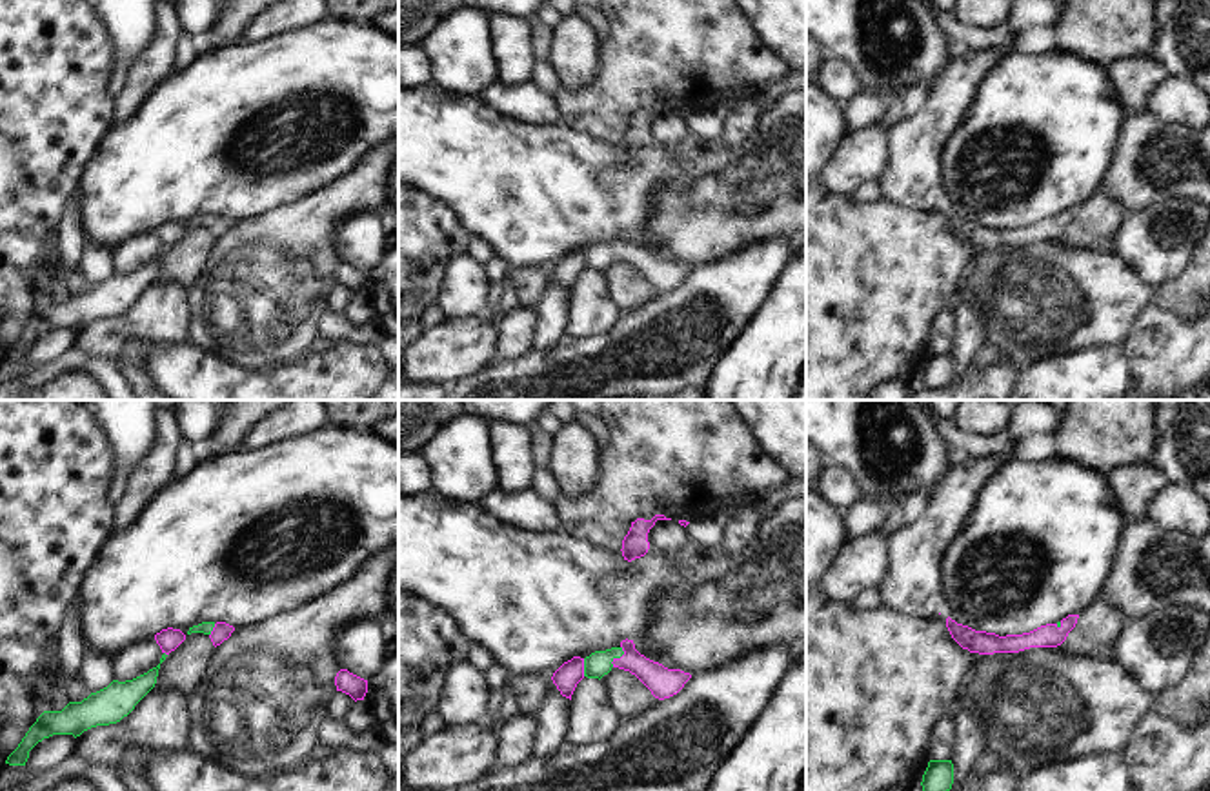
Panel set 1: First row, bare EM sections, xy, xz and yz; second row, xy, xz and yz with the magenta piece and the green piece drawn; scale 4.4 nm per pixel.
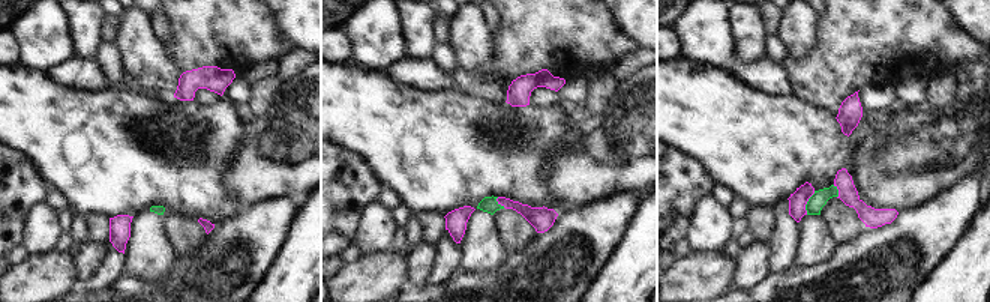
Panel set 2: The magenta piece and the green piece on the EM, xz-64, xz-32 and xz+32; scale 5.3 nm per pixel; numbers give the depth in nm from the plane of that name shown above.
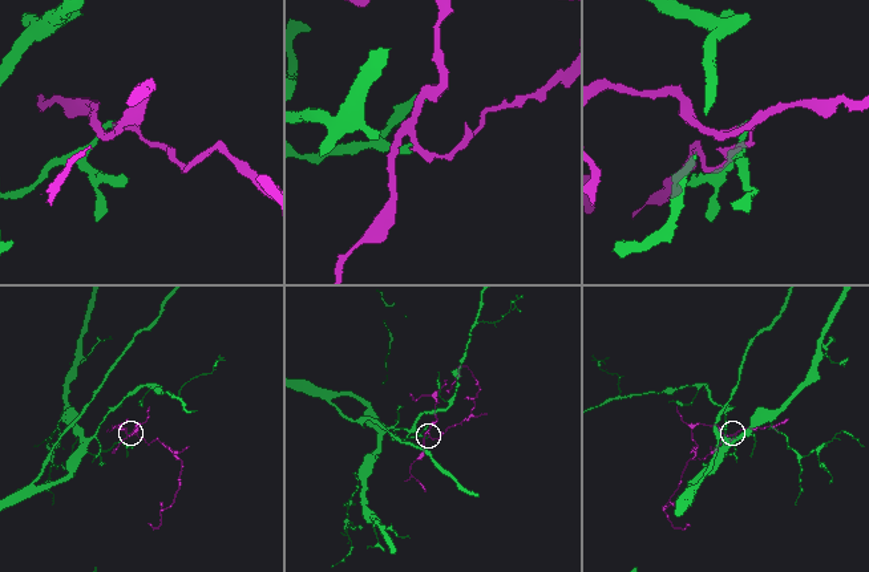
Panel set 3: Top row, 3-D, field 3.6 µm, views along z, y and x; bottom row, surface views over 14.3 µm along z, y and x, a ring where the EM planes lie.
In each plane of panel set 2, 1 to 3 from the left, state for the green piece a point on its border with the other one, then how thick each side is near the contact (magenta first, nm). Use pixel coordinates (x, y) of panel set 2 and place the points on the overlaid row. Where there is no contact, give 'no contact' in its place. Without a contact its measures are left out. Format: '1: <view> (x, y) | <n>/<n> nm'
1: no contact
2: xz-32 (500, 203) | 130/90 nm
3: xz+32 (806, 203) | 100/90 nm

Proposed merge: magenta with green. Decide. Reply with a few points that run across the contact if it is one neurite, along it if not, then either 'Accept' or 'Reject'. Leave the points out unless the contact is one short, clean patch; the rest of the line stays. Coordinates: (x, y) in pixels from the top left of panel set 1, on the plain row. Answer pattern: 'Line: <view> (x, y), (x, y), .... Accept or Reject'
Line: xz (663, 275), (630, 251), (621, 250), (610, 250), (597, 257). Accept

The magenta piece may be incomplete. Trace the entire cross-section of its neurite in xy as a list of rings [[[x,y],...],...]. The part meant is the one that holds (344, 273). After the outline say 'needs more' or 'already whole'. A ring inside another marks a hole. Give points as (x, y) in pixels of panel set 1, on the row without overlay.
[[[340,262],[335,269],[337,284],[349,287],[355,295],[364,293],[368,285],[368,273],[349,265],[348,262]]] | already whole

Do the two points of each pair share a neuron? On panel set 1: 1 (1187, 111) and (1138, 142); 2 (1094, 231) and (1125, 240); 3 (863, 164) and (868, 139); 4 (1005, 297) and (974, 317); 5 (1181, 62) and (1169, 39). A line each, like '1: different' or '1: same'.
1: different
2: different
3: same
4: different
5: same

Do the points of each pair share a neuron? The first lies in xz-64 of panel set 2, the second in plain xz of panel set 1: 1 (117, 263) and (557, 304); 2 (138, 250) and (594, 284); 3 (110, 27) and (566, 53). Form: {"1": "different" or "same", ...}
{"1": "same", "2": "same", "3": "different"}

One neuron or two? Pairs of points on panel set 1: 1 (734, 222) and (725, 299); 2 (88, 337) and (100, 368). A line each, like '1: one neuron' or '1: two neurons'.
1: two neurons
2: two neurons

